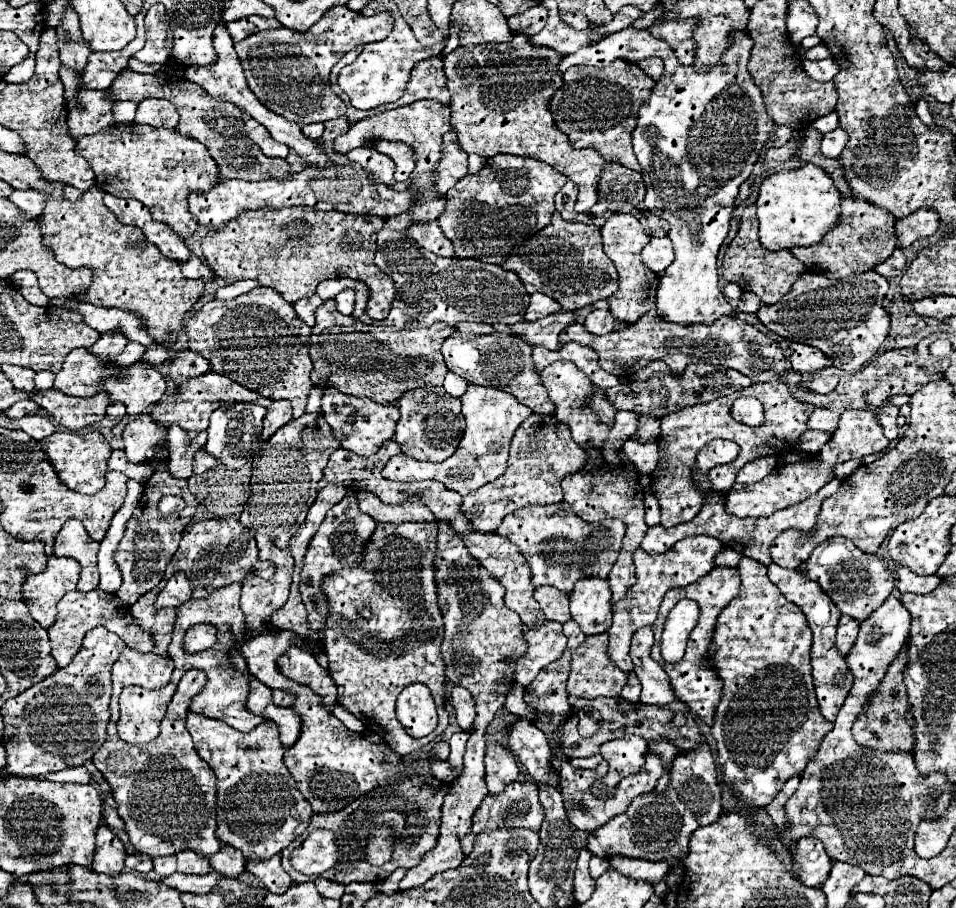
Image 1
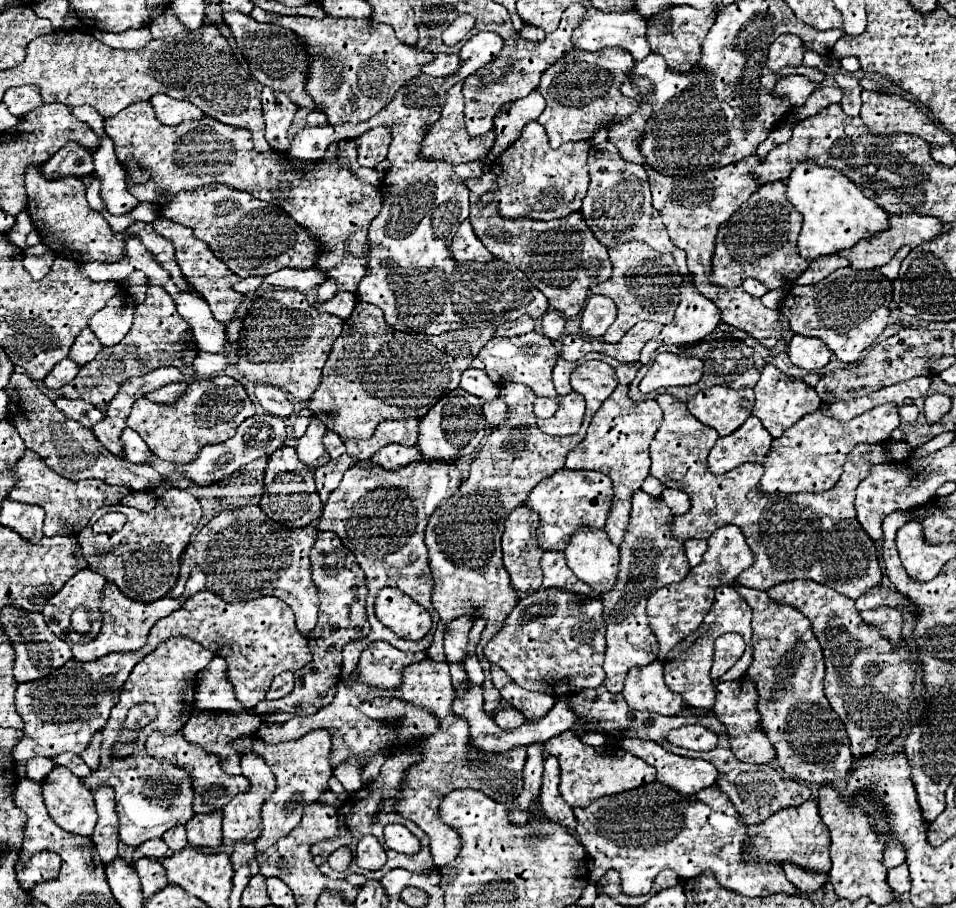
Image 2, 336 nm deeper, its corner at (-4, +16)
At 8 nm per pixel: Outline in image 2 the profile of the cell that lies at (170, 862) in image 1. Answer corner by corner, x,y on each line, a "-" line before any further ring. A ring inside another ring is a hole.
175,826
175,828
167,830
167,832
165,832
165,836
163,836
163,840
167,842
167,846
169,846
169,850
171,850
171,852
179,852
179,850
183,850
183,848
187,846
185,826

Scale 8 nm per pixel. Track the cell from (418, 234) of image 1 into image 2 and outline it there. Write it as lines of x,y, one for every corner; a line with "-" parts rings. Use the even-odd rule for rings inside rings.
463,220
459,230
455,232
451,240
451,252
453,252
453,258
459,262
469,262
469,260
489,262
493,258
491,252
487,252
487,248
481,244
477,234
473,232
473,226
469,220

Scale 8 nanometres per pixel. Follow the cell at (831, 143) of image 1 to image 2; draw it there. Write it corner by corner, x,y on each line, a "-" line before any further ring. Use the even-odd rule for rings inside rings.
837,74
835,82
845,92
845,96
841,100
841,108
843,108
845,116
851,116
851,118
859,116
859,108
861,108
861,86
859,86
859,82
855,78
849,78
843,74

